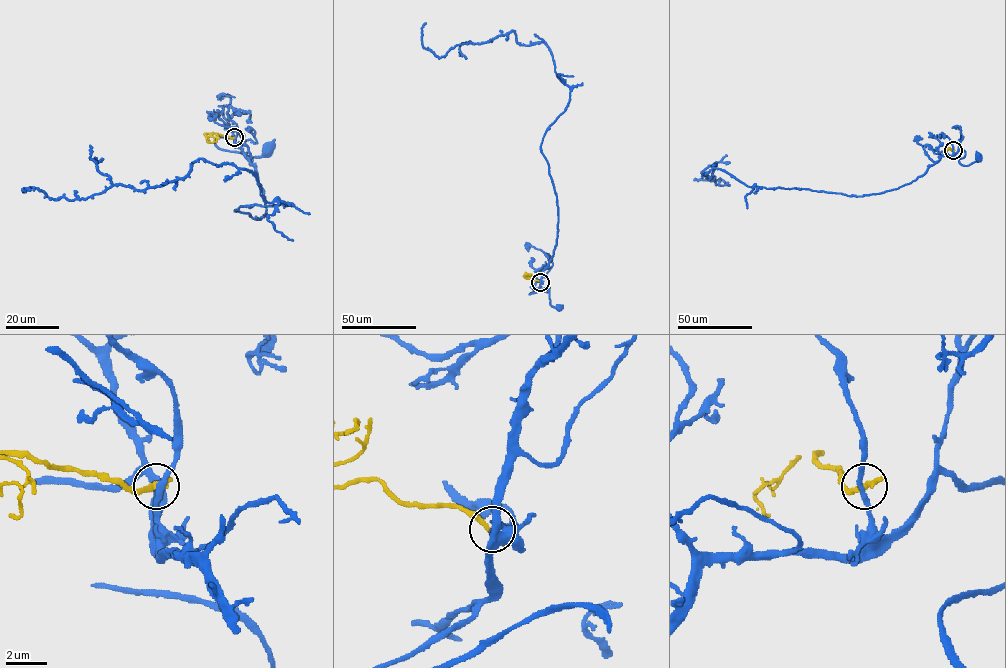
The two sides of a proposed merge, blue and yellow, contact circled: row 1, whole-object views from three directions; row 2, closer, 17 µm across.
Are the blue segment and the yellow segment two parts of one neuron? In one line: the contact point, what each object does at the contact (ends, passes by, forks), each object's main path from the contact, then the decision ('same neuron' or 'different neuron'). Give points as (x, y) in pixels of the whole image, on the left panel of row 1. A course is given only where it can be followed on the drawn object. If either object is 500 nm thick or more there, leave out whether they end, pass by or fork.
at (234, 137); blue passes by; yellow ends there; blue runs (234, 138), (234, 144), (232, 136), (218, 137), (215, 144), (244, 154), (250, 165), (252, 158), (269, 150); yellow runs (234, 138), (205, 134), (216, 138), (215, 142); different neuron

